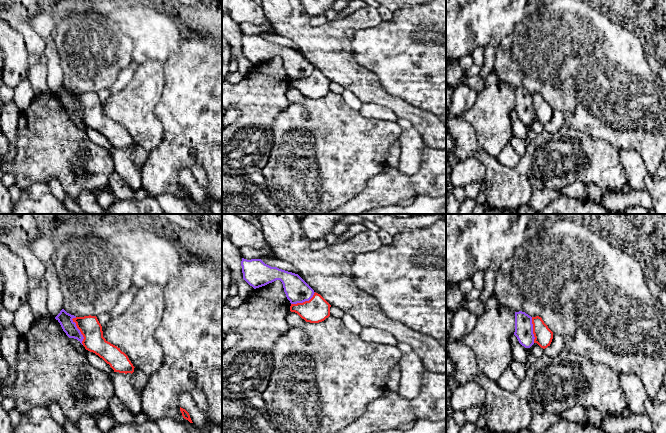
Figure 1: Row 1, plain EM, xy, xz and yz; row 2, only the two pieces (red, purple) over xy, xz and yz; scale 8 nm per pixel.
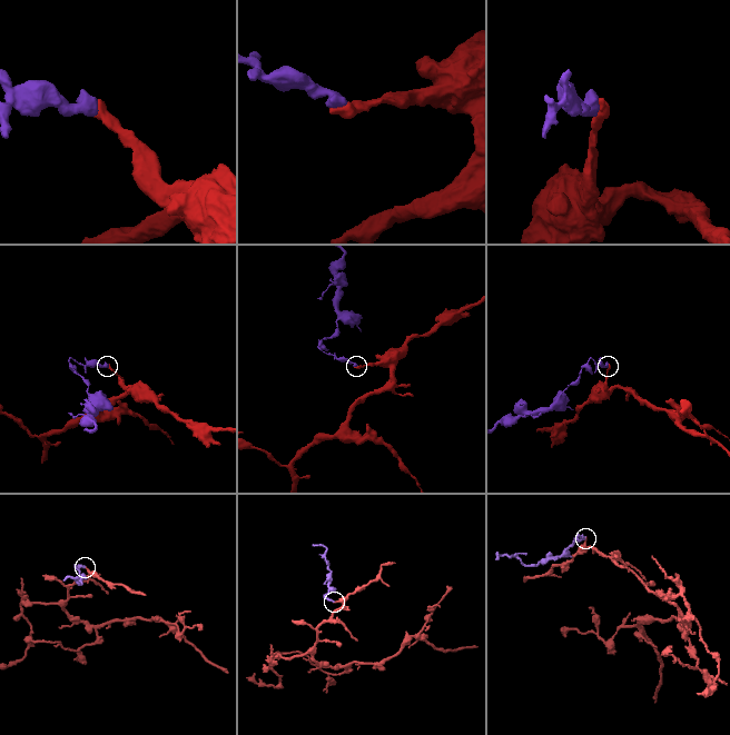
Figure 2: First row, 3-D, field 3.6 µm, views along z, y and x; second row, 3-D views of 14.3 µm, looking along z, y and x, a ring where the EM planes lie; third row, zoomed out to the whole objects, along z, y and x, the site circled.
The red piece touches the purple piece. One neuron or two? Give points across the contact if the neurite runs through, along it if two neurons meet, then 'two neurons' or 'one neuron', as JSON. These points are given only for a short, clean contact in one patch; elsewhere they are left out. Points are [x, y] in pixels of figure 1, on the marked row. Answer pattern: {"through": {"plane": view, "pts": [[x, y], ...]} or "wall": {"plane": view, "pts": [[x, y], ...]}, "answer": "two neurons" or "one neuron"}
{"wall": {"plane": "xy", "pts": [[73, 317], [72, 320], [83, 337], [83, 344]]}, "answer": "two neurons"}

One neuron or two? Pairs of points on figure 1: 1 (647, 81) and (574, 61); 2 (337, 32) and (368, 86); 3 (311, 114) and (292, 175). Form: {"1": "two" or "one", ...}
{"1": "one", "2": "one", "3": "one"}

